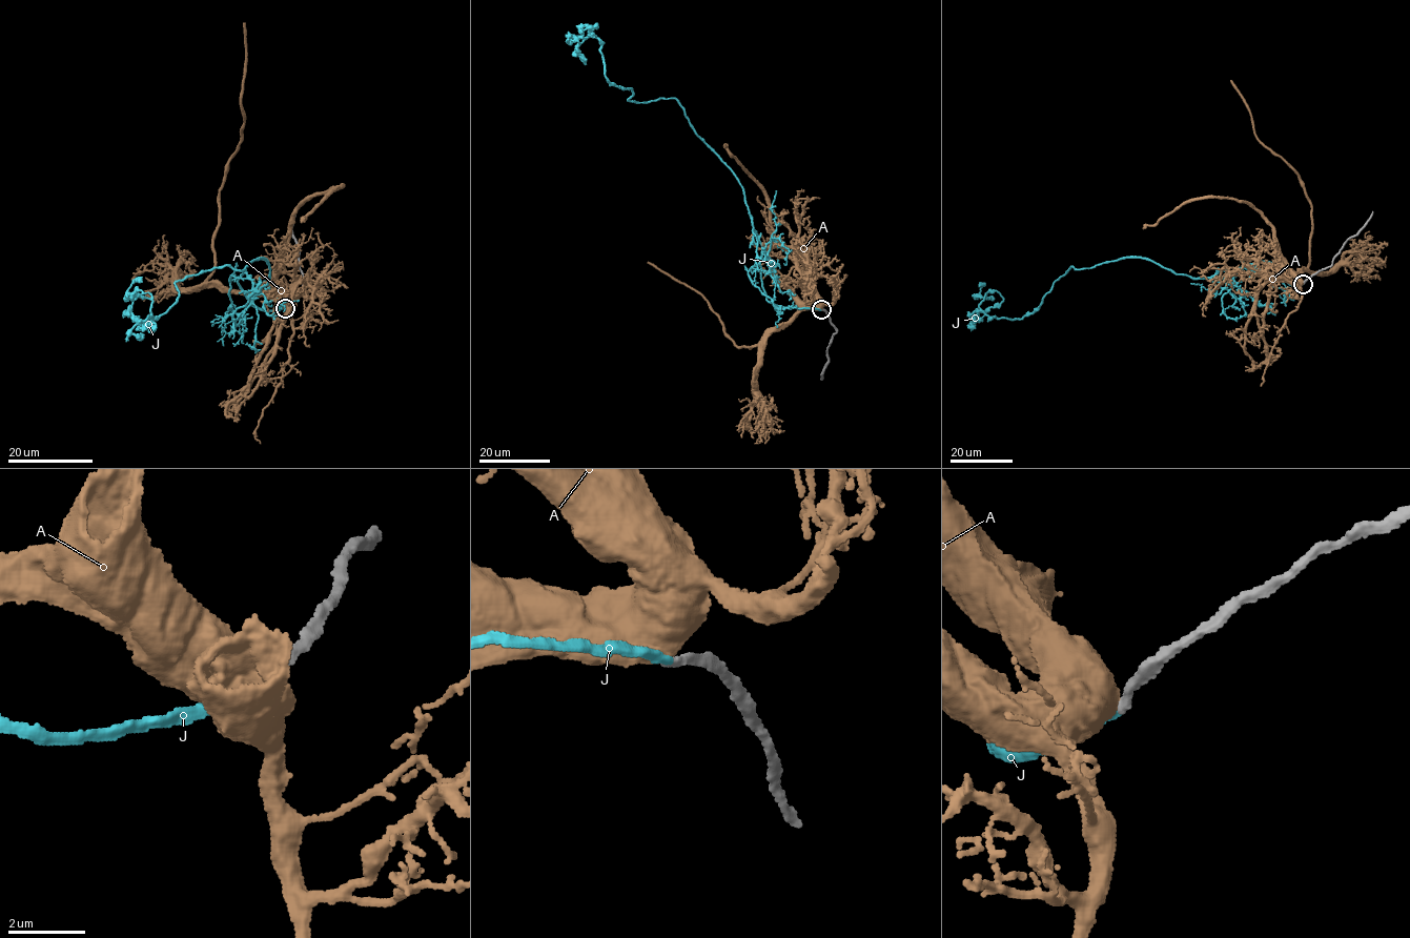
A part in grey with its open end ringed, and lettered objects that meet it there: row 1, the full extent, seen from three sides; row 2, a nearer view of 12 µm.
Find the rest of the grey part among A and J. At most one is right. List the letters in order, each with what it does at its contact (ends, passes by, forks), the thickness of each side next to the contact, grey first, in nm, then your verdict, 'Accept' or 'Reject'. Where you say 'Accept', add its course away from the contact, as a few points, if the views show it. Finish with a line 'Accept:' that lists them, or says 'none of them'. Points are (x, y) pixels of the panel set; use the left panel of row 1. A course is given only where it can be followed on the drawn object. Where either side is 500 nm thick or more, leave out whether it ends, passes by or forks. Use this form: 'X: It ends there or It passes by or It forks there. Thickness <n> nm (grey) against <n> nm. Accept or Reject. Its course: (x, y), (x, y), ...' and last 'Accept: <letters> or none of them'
A: Thickness 280 nm (grey) against 900 nm. Reject
J: It ends there. Thickness 260 nm (grey) against 240 nm. Accept. Its course: (284, 307), (245, 296), (242, 274), (267, 286), (259, 258), (178, 280), (140, 329), (135, 289), (123, 317)
Accept: J

